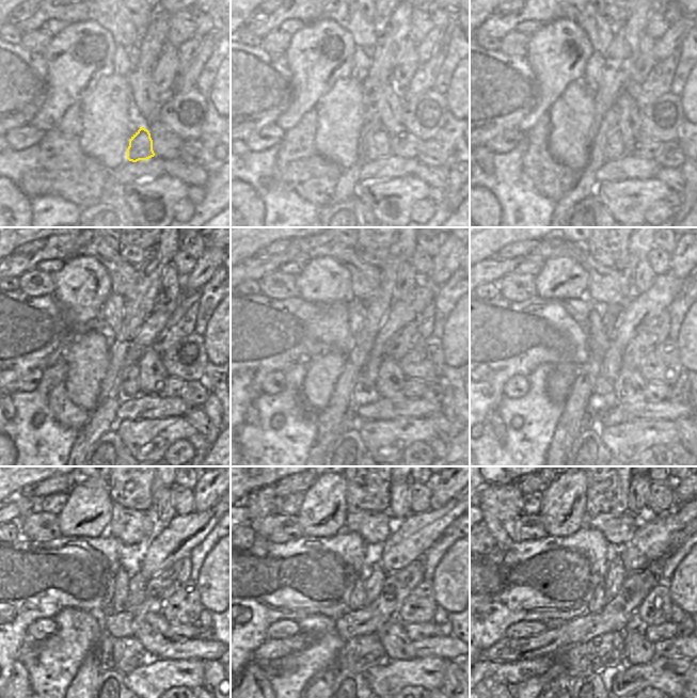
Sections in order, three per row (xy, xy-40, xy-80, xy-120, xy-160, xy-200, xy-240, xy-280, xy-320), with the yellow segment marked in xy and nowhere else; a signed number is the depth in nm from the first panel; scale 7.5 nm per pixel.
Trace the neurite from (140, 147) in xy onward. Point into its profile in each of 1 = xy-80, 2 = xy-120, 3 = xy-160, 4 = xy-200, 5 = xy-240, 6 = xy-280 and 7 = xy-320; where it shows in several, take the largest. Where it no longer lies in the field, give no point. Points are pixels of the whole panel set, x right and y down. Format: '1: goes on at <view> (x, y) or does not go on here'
1: goes on at xy-80 (614, 148)
2: goes on at xy-120 (131, 383)
3: goes on at xy-160 (369, 374)
4: goes on at xy-200 (611, 364)
5: goes on at xy-240 (137, 583)
6: goes on at xy-280 (375, 576)
7: goes on at xy-320 (616, 573)

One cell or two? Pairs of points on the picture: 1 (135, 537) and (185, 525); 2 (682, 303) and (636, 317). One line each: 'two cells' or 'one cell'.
1: two cells
2: two cells

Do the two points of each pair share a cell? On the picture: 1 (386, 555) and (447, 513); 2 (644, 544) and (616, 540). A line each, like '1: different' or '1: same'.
1: same
2: different

